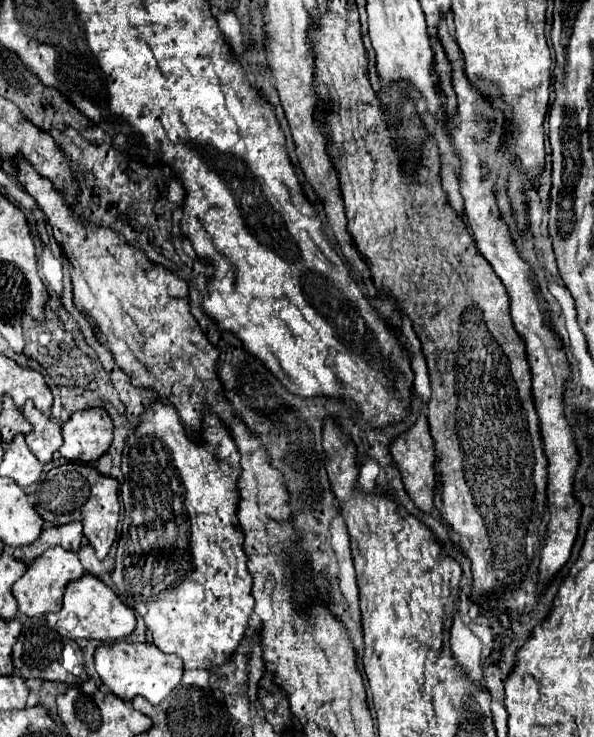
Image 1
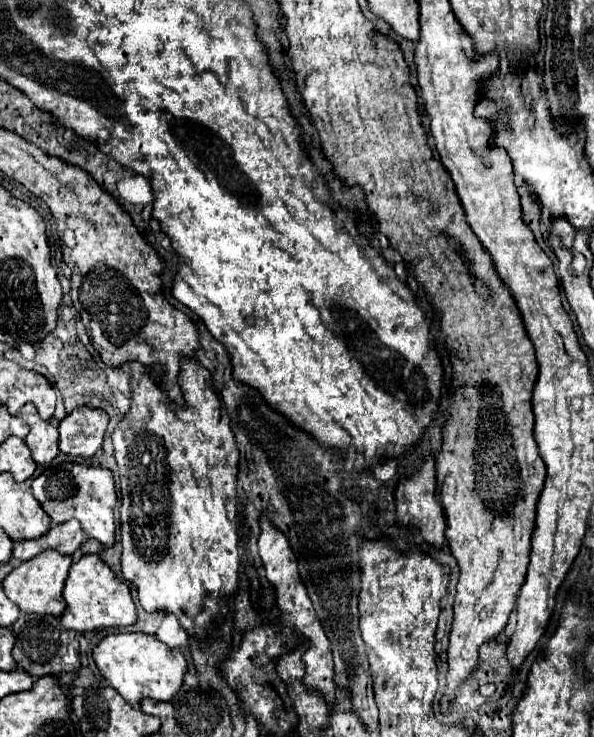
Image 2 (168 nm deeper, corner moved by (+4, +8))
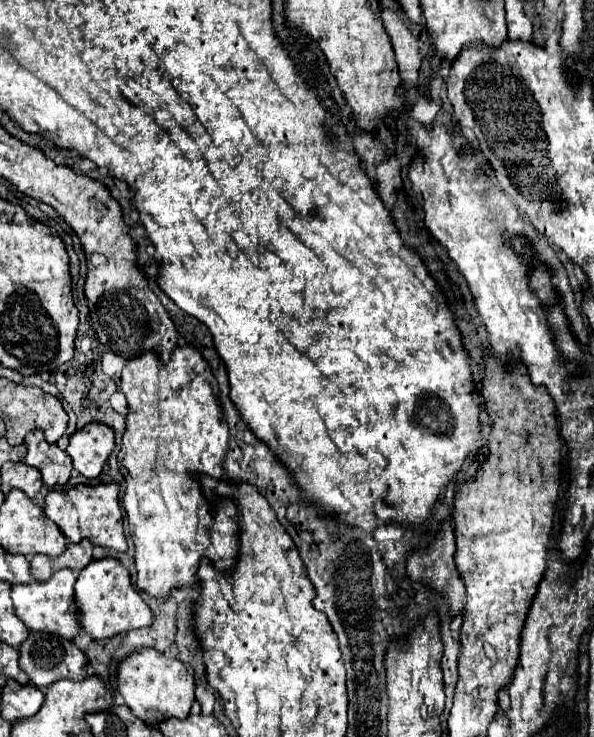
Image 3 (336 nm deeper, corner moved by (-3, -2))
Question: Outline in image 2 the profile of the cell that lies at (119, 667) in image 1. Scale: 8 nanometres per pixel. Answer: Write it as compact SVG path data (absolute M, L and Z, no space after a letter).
M142 632L110 634L94 648L92 656L102 676L130 706L140 706L144 698L170 702L178 694L184 674L188 672L188 662L180 650L168 648L156 636Z

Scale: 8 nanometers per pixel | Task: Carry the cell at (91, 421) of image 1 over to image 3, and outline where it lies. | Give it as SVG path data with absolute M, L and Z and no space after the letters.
M91 422L69 438L69 446L65 452L71 456L73 468L79 474L87 478L97 478L113 448L115 448L113 428L99 422Z

